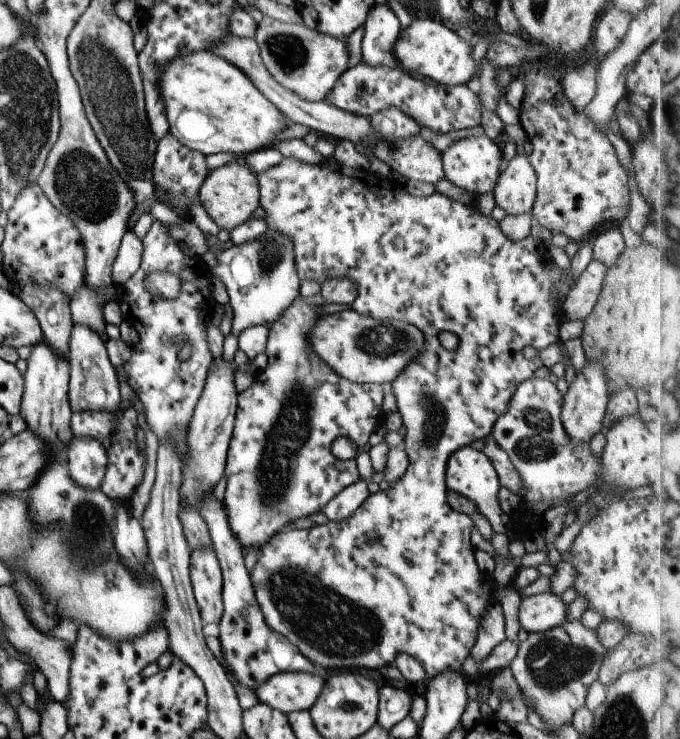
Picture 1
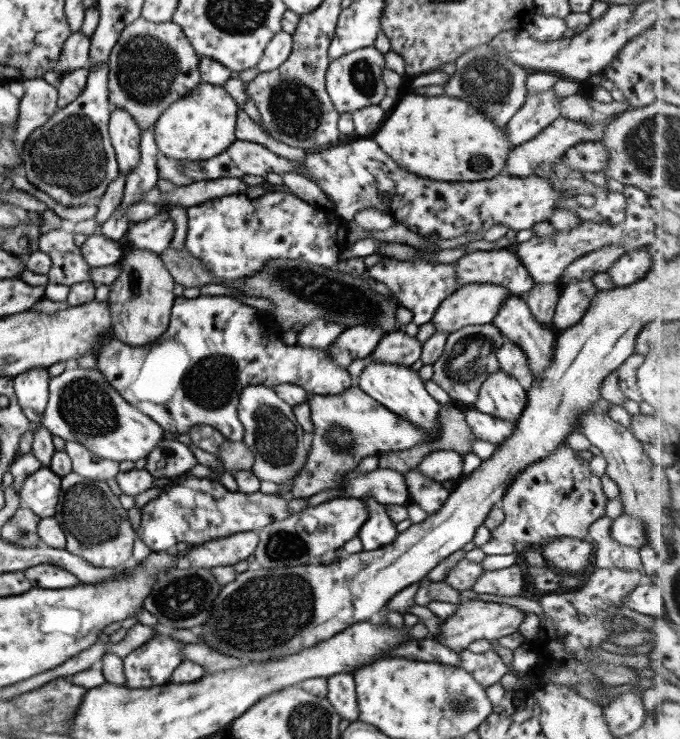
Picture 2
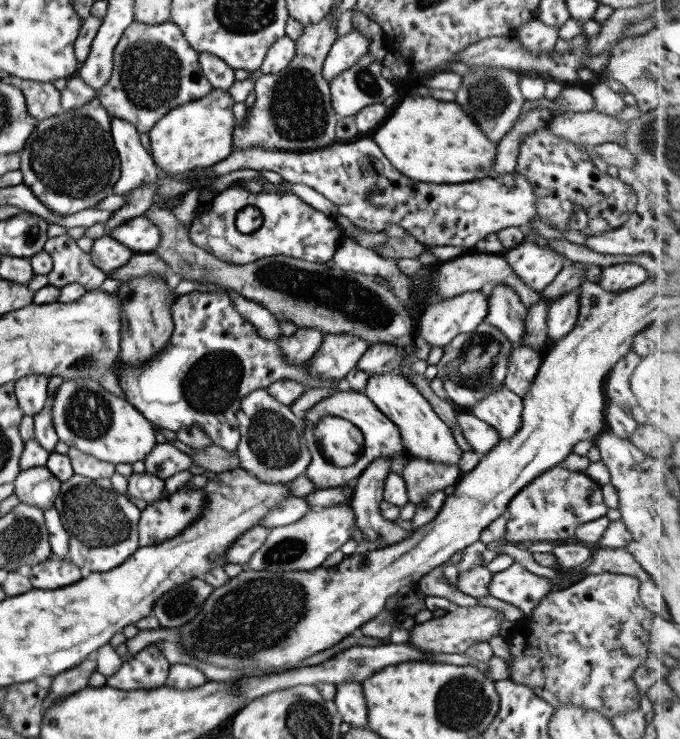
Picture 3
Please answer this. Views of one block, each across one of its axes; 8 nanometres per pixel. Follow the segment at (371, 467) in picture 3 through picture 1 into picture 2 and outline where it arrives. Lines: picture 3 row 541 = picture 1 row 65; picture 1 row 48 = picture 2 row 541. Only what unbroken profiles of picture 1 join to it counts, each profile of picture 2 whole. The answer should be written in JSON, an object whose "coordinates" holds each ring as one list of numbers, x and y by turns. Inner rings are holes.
{"coordinates":[[362,498,367,510,367,520,359,528,357,538,363,551,370,551,391,544,396,537,395,525,385,514,383,505,373,498]]}

